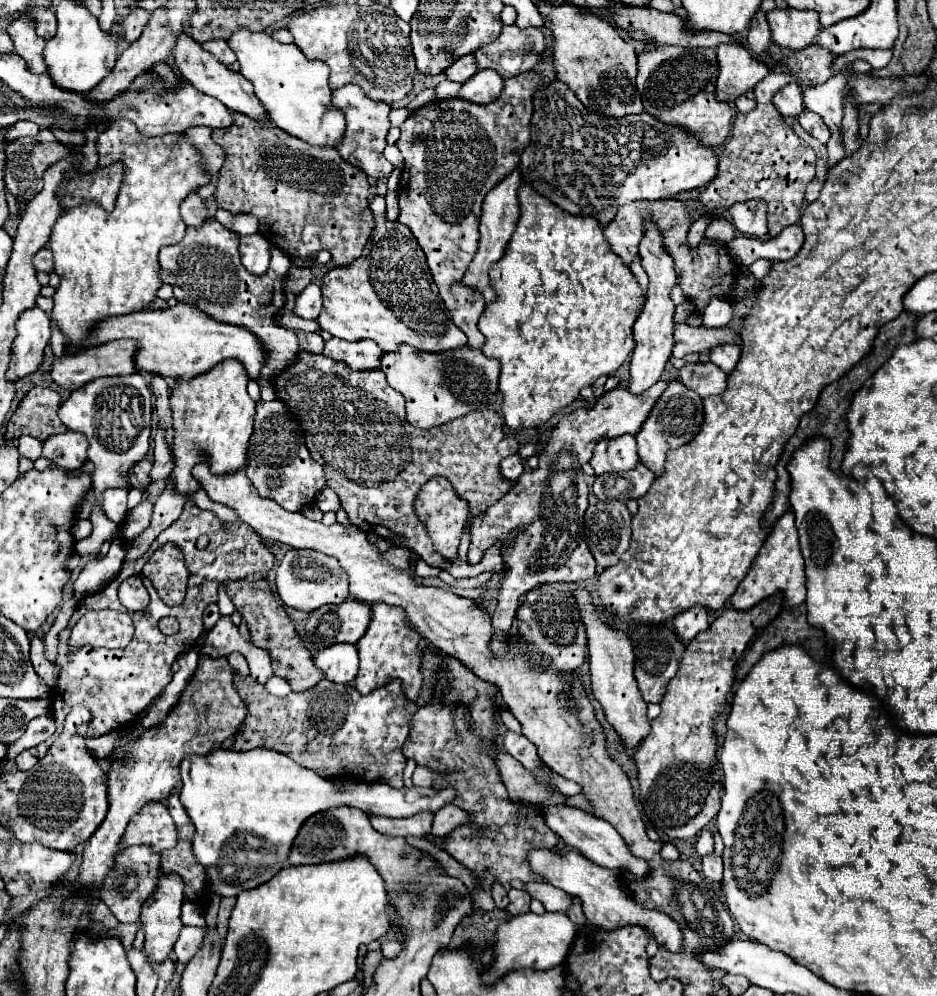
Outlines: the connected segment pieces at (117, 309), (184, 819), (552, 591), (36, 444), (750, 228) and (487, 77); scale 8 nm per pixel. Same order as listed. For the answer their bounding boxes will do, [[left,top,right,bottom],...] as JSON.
[[49,119,211,353],[167,791,189,825],[517,585,587,671],[17,435,41,461],[729,201,767,239],[459,69,503,103]]

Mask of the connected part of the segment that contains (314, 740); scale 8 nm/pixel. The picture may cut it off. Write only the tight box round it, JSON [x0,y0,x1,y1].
[231,671,417,787]

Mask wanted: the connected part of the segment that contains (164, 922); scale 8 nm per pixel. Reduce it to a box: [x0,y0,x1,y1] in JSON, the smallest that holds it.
[141,875,185,963]

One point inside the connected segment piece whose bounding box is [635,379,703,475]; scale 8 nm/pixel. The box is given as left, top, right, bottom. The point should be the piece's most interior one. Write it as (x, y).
(676, 418)

